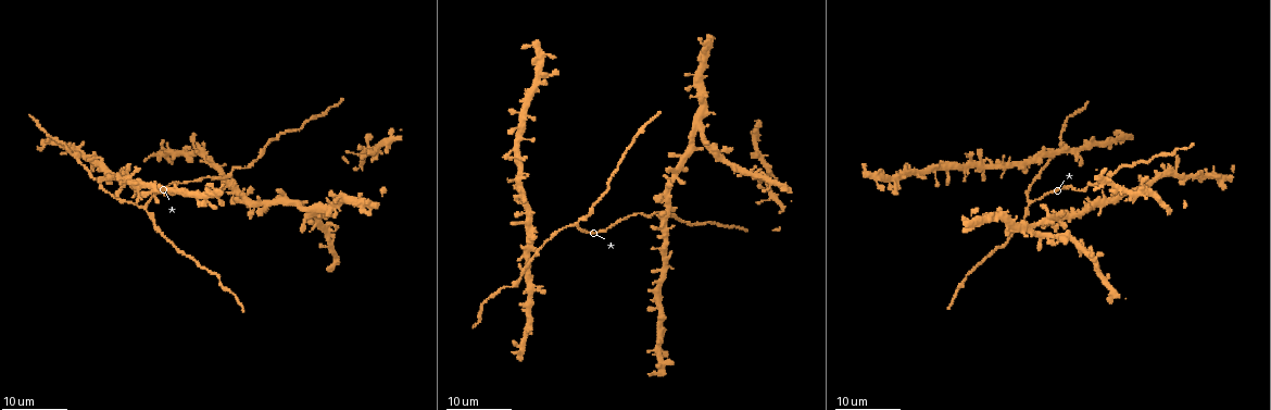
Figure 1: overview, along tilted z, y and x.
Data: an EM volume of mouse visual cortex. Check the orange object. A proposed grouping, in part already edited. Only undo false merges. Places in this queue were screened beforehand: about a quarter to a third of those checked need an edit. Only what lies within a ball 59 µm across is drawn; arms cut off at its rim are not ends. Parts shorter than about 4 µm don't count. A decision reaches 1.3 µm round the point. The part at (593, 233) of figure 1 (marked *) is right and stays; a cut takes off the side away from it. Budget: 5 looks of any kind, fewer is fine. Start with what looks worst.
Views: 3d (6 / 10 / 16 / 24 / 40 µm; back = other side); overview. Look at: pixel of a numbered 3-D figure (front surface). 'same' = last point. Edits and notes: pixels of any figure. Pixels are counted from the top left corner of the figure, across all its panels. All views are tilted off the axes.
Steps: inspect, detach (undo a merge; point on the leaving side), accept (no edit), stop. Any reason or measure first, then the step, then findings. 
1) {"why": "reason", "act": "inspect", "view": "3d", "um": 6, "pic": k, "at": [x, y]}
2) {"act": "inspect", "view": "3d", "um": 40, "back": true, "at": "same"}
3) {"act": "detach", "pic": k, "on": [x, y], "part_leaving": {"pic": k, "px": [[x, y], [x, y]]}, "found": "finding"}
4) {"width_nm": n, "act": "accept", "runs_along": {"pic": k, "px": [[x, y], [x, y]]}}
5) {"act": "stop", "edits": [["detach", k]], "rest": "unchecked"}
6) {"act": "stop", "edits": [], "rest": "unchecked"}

{"act": "inspect", "view": "3d", "um": 16, "pic": 1, "at": [86, 166]}

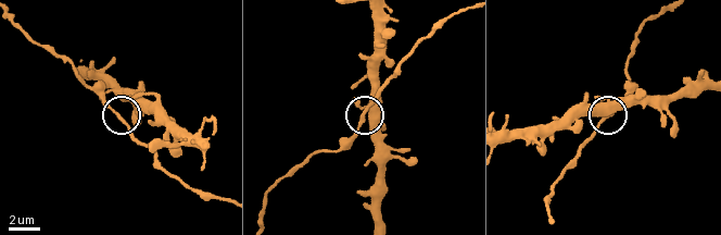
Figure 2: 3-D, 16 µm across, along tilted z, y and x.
{"act": "inspect", "view": "3d", "um": 10, "pic": 2, "at": [118, 113]}

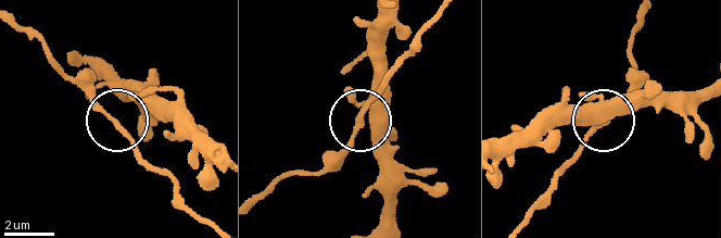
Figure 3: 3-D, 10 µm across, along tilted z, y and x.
{"act": "accept", "runs_along": {"pic": 3, "px": [[526, 220], [640, 78]]}, "found": "one neuron here"}

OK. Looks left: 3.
{"why": "a fork", "act": "inspect", "view": "3d", "um": 24, "pic": 1, "at": [578, 222]}

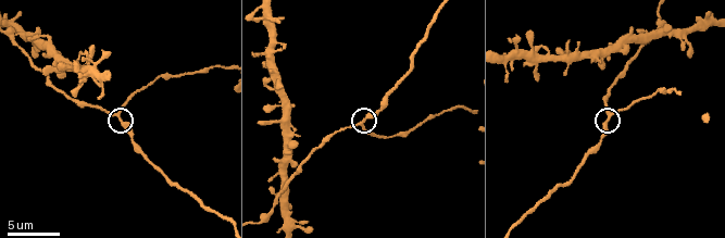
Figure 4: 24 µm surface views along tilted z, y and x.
{"act": "inspect", "view": "3d", "um": 6, "pic": 4, "at": [360, 121]}

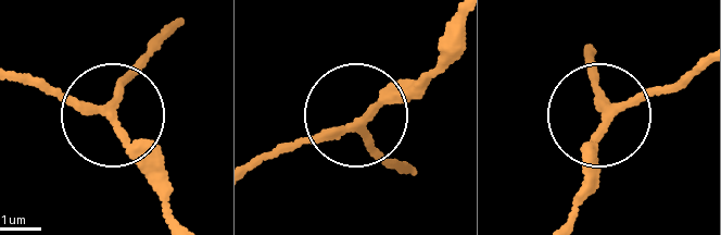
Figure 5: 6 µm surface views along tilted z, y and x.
{"width_nm": 180, "act": "accept", "runs_along": {"pic": 5, "px": [[168, 26], [110, 111], [131, 155], [167, 183]]}, "found": "all the same neuron"}

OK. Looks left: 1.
{"act": "stop", "edits": [], "rest": "unchecked"}

